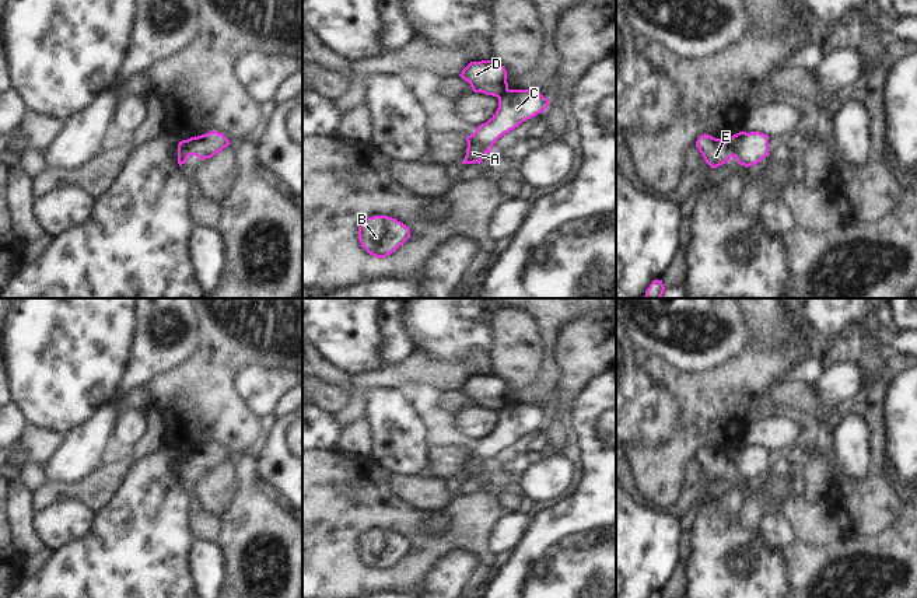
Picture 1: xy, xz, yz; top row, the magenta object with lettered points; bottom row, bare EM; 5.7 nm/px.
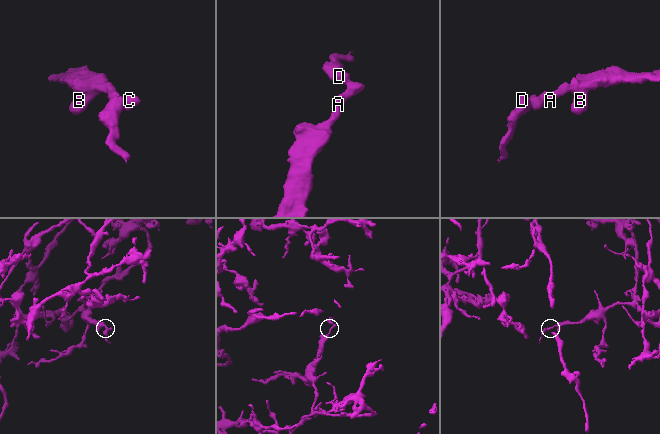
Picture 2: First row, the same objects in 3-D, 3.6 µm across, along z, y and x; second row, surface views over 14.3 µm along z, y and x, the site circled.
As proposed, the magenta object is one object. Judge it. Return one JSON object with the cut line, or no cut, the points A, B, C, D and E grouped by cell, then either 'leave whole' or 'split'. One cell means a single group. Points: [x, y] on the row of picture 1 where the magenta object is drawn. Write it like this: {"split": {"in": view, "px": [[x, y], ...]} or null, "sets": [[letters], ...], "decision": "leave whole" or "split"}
{"split": {"in": "yz", "px": [[725, 142], [730, 157]]}, "sets": [["A", "B", "C"], ["D", "E"]], "decision": "split"}

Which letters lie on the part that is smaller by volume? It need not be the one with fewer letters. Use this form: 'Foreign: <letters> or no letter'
Foreign: D, E

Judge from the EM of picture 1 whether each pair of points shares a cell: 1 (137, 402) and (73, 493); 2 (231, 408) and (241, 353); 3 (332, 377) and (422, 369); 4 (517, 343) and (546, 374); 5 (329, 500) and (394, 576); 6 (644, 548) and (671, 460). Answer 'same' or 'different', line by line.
1: different
2: same
3: different
4: different
5: same
6: different

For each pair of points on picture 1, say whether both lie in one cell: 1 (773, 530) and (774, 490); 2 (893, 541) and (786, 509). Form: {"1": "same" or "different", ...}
{"1": "different", "2": "different"}

